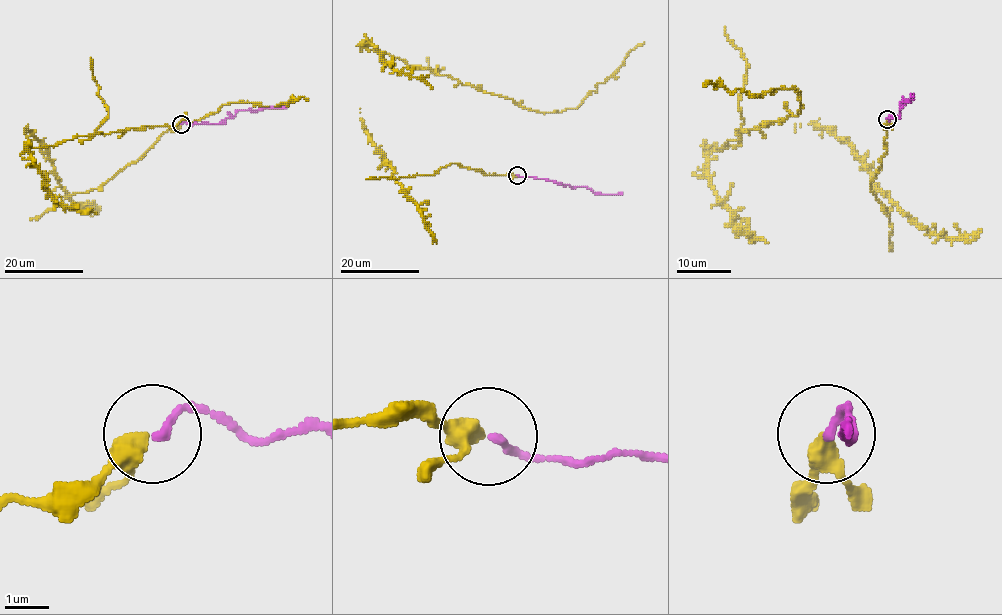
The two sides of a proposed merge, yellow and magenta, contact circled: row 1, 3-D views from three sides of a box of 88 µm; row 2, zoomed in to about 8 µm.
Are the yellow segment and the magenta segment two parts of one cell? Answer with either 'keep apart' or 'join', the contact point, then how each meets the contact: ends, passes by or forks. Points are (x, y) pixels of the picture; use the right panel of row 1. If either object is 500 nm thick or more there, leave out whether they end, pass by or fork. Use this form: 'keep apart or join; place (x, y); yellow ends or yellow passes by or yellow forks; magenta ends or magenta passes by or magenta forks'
join; place (887, 119); yellow passes by; magenta ends

